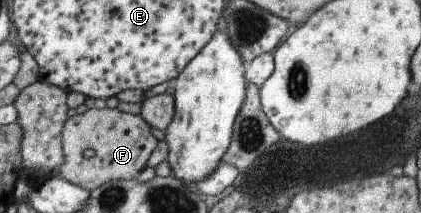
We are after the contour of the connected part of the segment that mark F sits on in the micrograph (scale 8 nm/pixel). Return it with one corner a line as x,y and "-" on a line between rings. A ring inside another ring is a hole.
98,102
97,106
87,109
80,115
68,117
60,133
61,153
63,160
59,166
59,179
72,186
92,192
97,186
119,180
132,180
147,166
147,161
157,145
151,130
138,114
122,112
117,108
108,109
108,105
-
84,151
92,151
92,157
84,157

